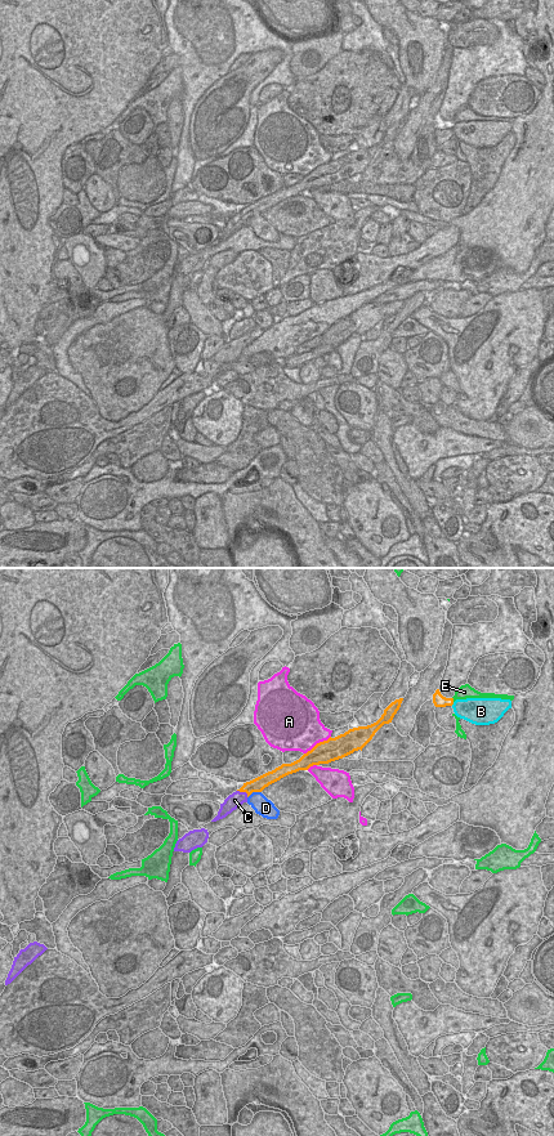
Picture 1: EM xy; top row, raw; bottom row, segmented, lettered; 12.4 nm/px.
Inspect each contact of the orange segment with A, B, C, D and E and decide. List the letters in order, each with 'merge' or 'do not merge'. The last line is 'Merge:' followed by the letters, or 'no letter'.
A: do not merge
B: do not merge
C: merge
D: do not merge
E: do not merge
Merge: C

